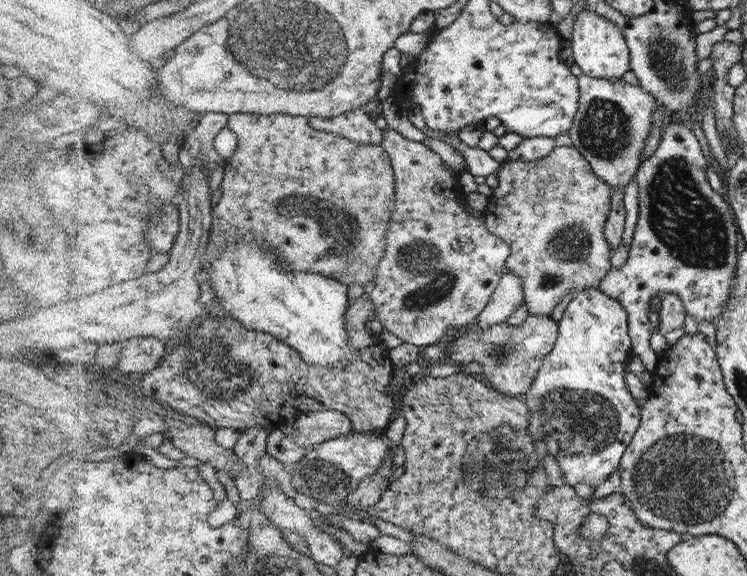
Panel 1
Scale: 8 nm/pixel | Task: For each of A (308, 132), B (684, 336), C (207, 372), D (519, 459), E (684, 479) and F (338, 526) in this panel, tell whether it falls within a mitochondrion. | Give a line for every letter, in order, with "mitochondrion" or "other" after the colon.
A: other
B: other
C: mitochondrion
D: mitochondrion
E: mitochondrion
F: other

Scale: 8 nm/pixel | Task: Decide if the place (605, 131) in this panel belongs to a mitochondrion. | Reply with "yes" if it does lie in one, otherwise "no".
yes

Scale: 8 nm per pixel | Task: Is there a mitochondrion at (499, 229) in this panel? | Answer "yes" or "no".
no

